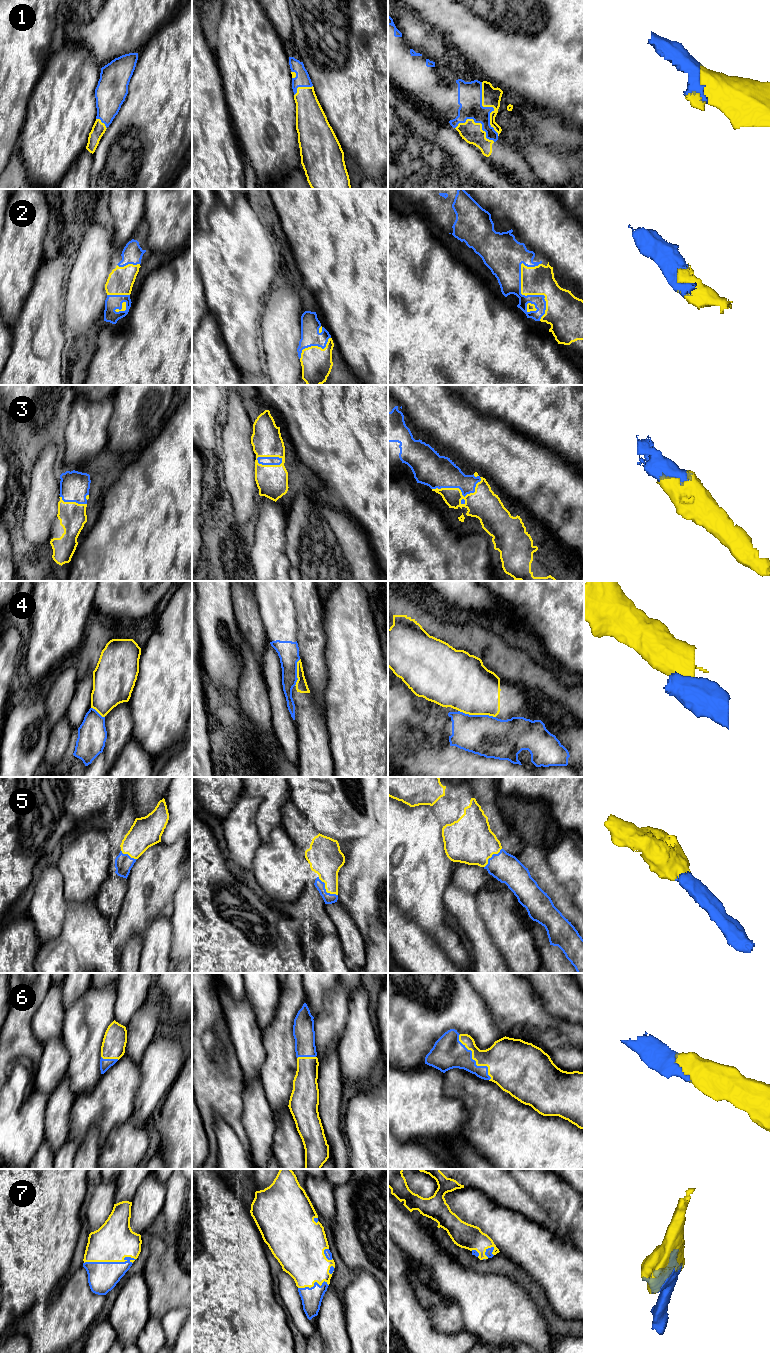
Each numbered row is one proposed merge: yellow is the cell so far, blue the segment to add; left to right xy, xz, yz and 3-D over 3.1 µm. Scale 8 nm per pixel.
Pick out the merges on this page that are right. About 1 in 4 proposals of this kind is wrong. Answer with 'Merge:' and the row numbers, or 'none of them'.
Merge: 1, 2, 3, 5, 6, 7

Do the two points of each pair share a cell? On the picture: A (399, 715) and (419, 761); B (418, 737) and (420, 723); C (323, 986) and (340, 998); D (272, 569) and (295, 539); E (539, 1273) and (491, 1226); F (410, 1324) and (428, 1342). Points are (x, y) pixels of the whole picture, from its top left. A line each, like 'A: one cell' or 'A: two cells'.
A: two cells
B: two cells
C: two cells
D: two cells
E: one cell
F: one cell

